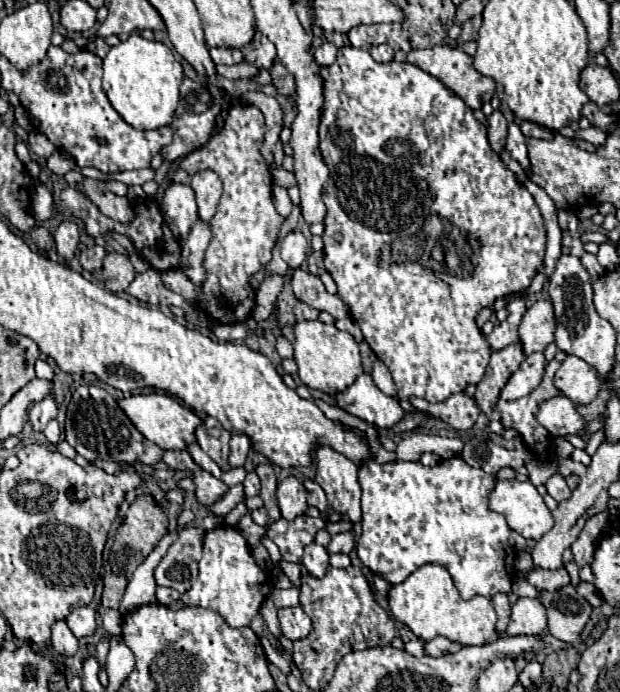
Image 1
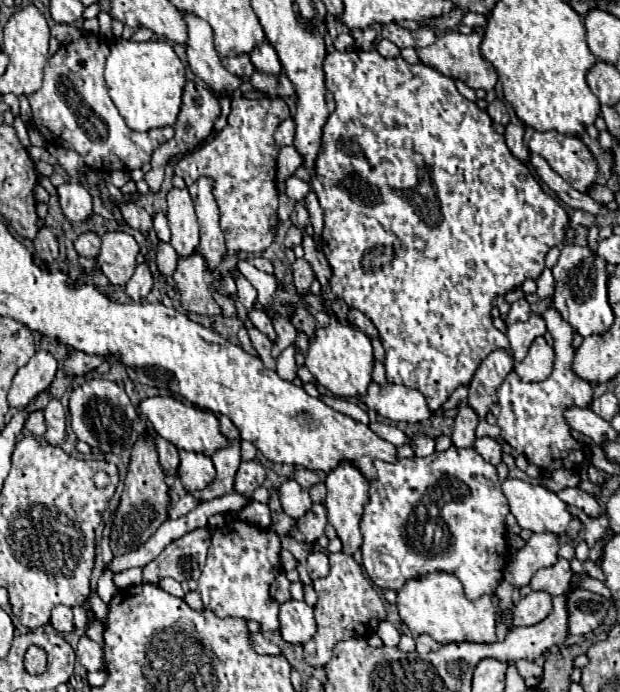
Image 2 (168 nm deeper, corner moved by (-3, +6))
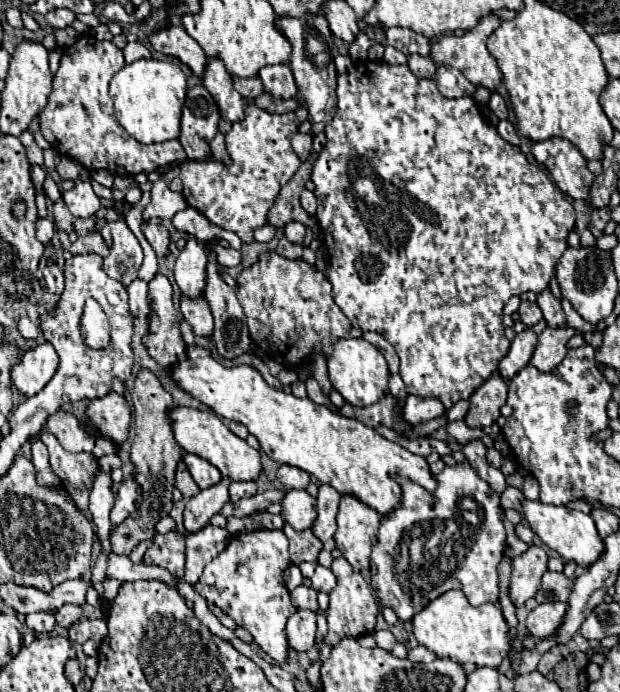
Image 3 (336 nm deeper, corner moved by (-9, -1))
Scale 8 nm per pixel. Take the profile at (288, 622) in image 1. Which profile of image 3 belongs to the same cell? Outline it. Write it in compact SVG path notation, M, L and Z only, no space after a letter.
M297 609L287 621L287 639L295 651L309 651L315 645L315 613Z

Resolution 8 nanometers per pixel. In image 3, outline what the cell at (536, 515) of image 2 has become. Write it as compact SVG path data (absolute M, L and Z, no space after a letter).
M523 501L523 517L527 519L531 531L539 535L539 539L555 549L565 561L575 561L579 567L589 567L603 553L603 539L599 537L595 523L583 511L575 511L563 505L547 505L541 501Z

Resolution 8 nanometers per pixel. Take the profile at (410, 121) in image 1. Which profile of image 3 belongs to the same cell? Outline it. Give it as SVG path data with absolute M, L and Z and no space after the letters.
M365 61L365 63L357 63L355 69L351 73L341 73L337 75L337 115L331 119L331 123L327 123L325 127L325 135L327 135L327 143L323 147L323 151L317 153L317 161L313 163L313 175L311 175L311 181L315 183L315 195L317 195L317 221L319 221L319 227L321 227L321 241L323 241L323 247L327 247L327 255L329 255L329 281L333 285L333 299L335 303L341 307L341 311L351 319L353 325L359 325L361 331L377 331L381 333L397 351L399 359L401 359L401 367L399 367L399 375L405 383L405 389L407 393L411 395L419 395L419 397L435 397L439 399L445 409L451 409L457 401L461 399L469 399L475 389L491 377L491 373L497 369L499 361L509 353L509 345L511 341L503 335L503 323L501 323L501 315L503 315L503 305L509 297L513 295L521 295L523 291L535 291L535 293L541 293L549 287L549 279L553 275L553 269L557 265L557 261L561 259L563 251L567 249L567 243L565 243L565 237L567 233L573 229L575 225L575 211L573 211L573 205L567 201L567 197L549 181L549 177L537 167L537 165L531 165L527 161L527 157L521 153L519 147L507 143L495 127L491 127L489 123L485 123L485 119L481 117L479 109L477 109L477 103L473 101L473 97L461 97L461 99L447 99L439 93L437 89L437 83L433 79L419 79L415 77L407 65L389 65L385 61Z

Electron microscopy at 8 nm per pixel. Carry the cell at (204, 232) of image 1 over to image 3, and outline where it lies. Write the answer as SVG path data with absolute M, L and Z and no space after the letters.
M181 295L181 313L185 321L193 327L195 335L211 335L213 331L213 315L209 309L209 303L205 301L205 295L199 297L187 297Z

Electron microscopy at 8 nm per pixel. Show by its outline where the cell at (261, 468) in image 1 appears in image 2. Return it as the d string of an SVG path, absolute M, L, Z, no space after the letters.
M271 490L269 508L271 508L271 520L273 520L273 522L271 522L271 528L273 528L279 536L289 536L291 530L293 530L293 526L295 526L295 520L289 518L289 516L283 512L283 508L281 508L281 504L279 504L279 496L277 496L275 490Z

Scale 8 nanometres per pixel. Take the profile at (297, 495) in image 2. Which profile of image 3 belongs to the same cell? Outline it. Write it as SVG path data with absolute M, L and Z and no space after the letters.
M287 491L281 505L281 515L295 531L309 529L317 517L317 499L311 497L307 491Z

